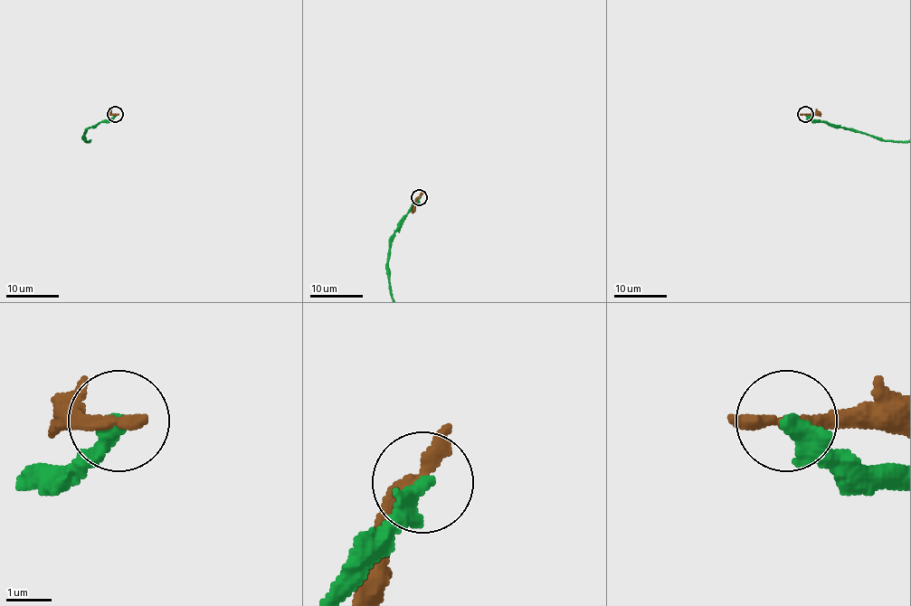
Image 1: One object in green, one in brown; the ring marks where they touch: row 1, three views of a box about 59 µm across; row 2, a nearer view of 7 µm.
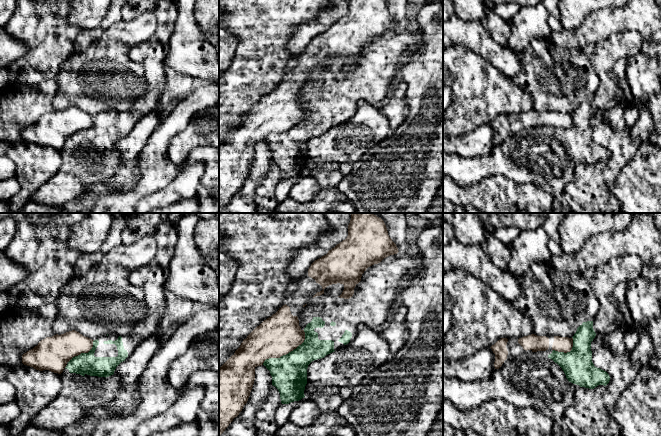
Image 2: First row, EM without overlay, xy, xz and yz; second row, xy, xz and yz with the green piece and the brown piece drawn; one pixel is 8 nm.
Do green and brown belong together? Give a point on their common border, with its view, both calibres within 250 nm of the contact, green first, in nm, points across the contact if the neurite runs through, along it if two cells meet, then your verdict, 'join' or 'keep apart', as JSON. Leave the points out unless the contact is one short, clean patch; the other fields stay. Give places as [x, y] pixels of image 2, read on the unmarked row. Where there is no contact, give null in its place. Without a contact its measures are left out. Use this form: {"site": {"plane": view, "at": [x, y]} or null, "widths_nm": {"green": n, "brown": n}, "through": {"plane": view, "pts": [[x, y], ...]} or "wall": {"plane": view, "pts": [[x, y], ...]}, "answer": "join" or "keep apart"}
{"site": {"plane": "xz", "at": [288, 129]}, "widths_nm": {"green": 280, "brown": 320}, "answer": "keep apart"}

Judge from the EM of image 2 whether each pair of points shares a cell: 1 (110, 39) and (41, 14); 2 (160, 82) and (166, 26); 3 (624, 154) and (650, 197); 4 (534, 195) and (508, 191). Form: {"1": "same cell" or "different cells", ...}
{"1": "different cells", "2": "same cell", "3": "different cells", "4": "same cell"}

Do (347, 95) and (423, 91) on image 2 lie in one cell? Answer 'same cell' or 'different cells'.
different cells

